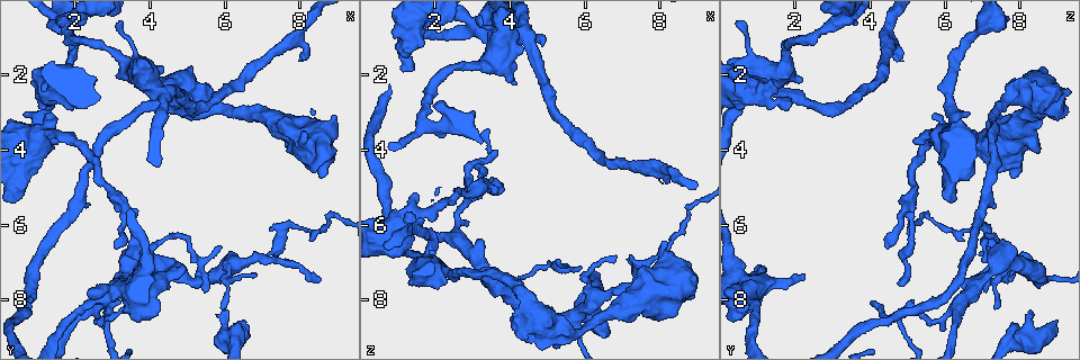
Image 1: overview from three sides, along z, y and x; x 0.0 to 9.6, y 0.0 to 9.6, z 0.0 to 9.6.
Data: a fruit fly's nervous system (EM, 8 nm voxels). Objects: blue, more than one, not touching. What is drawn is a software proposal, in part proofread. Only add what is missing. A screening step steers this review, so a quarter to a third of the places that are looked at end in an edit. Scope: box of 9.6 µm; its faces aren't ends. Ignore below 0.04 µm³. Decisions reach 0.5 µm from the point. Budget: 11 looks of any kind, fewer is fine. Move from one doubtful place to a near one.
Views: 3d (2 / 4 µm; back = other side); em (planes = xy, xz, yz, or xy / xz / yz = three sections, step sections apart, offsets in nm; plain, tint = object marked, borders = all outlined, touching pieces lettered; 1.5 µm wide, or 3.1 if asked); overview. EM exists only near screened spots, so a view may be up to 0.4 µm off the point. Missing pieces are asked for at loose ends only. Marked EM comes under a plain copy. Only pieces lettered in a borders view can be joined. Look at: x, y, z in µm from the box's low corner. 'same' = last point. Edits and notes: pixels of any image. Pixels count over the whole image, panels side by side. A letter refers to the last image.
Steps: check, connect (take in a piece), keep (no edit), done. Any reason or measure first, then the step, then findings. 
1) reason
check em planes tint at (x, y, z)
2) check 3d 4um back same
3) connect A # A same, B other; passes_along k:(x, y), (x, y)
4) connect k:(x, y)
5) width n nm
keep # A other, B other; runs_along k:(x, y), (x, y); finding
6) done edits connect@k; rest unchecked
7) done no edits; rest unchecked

branch stops here
check 3d 4um back at (6.50, 8.60, 9.05)

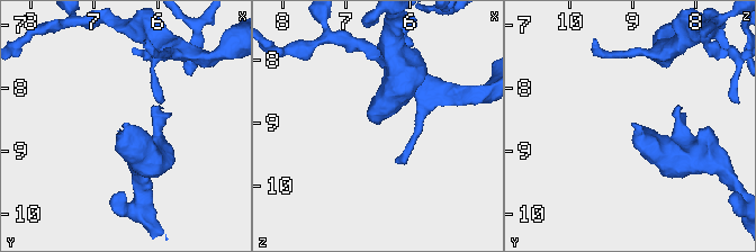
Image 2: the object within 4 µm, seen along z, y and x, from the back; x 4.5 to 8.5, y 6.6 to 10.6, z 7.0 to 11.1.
check em xy step 4 tint at (6.50, 8.55, 9.00)

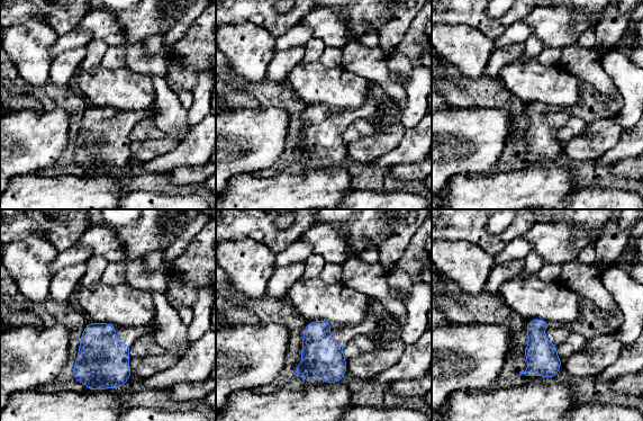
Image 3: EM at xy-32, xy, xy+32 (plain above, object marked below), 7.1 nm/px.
cut it another way
check em planes borders same

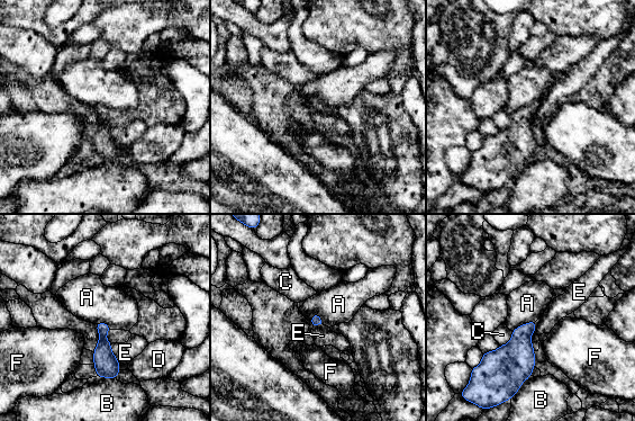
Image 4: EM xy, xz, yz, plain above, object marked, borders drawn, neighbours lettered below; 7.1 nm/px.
keep # A other, B other, C other, D other, E other, F other; border 4:(535, 320), (525, 322), (511, 331); no lettered piece goes on from it

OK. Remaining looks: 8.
an open end
check em planes borders at (3.45, 7.65, 4.80)

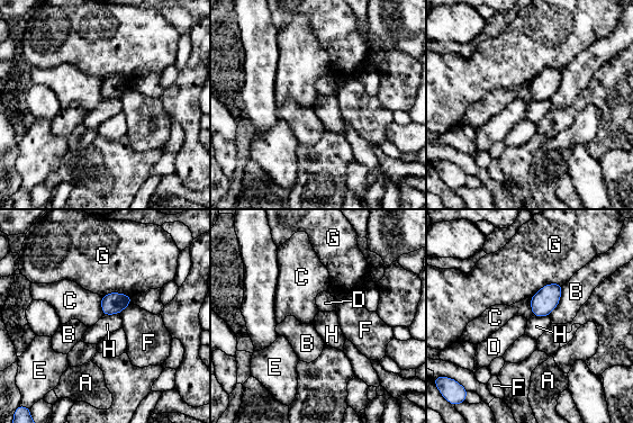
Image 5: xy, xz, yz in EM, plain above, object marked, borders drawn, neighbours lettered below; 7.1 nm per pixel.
width 160 nm
keep # A other, B other, C other, D other, E other, F other, G other, H other; border 5:(119, 313), (104, 316); none of them fits

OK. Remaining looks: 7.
an open end
check em planes tint at (5.40, 7.80, 7.05)

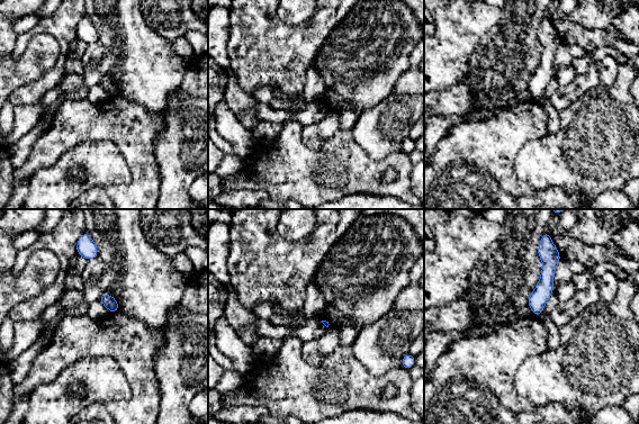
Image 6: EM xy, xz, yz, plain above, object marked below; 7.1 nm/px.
see the neighbours
check em planes borders same

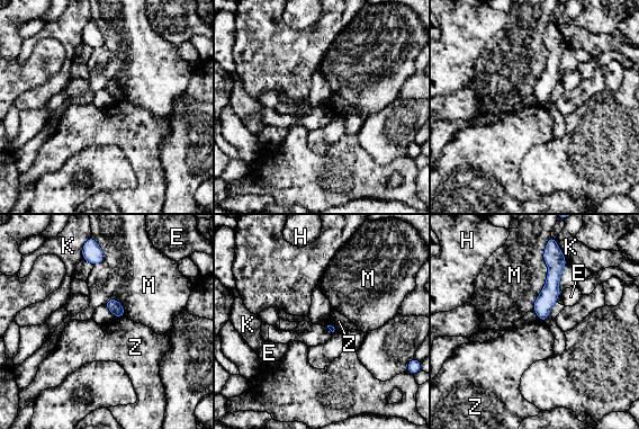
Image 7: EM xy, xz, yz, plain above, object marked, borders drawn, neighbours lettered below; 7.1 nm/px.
keep # E other, H other, K other, M other, Z other; runs_along 7:(548, 256), (552, 285), (541, 318); no lettered piece goes on from it

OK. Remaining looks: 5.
an open end
check em yz step 8 borders at (8.10, 1.70, 4.90)

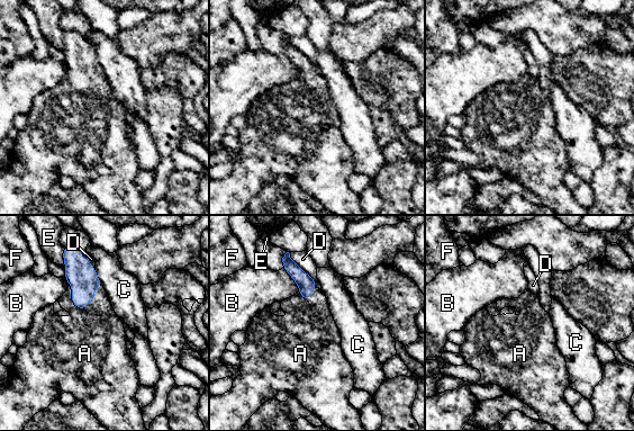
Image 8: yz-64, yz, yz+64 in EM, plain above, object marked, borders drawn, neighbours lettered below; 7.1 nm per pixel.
connect A # A same, B other, C other, D other, E other, F other; passes_along 8:(79, 272), (91, 299), (94, 334); the cell continues

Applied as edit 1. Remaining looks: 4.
check em xz step 8 tint at (0.90, 2.15, 0.60)

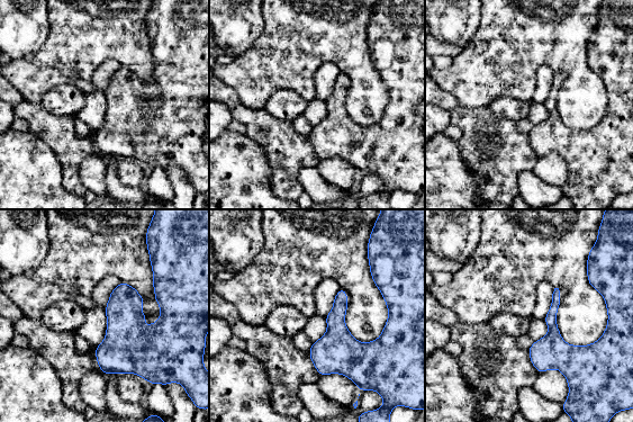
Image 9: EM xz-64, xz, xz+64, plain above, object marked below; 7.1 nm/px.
check em planes borders same

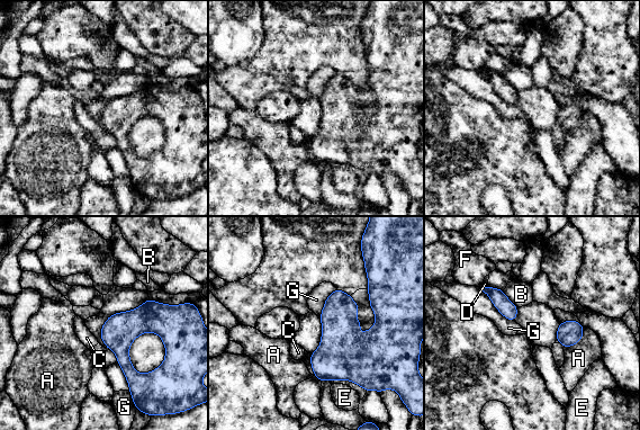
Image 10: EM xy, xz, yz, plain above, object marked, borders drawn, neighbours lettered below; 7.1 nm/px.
longest_contact G 340 nm
keep # A other, B other, C other, D other, E other, F other, G other; no lettered piece goes on from it

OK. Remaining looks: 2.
done edits connect@8; rest unchecked

